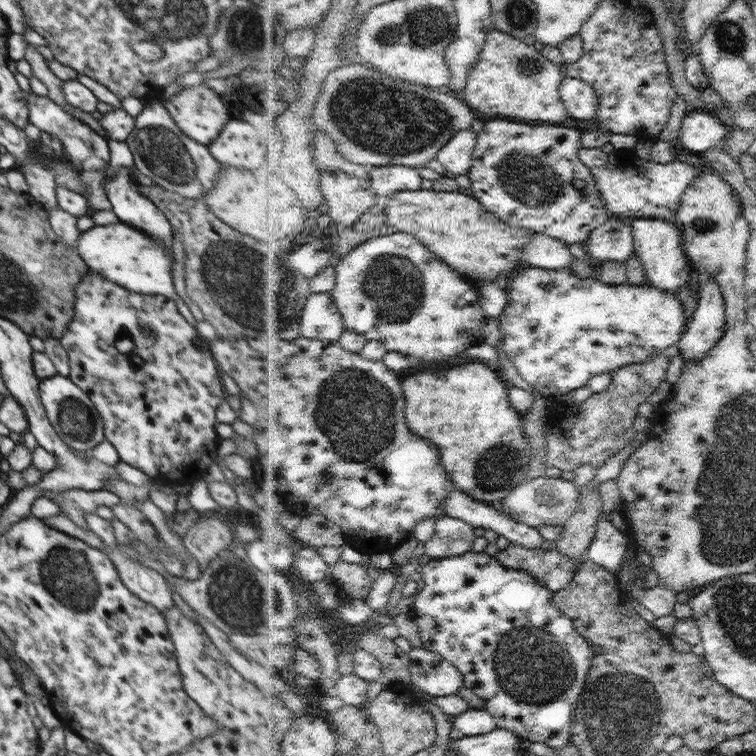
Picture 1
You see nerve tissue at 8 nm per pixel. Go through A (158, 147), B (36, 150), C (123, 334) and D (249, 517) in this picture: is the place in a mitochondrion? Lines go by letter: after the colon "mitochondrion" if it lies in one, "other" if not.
A: mitochondrion
B: other
C: other
D: other

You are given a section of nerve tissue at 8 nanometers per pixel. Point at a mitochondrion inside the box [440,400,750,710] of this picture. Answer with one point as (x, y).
(532, 668)

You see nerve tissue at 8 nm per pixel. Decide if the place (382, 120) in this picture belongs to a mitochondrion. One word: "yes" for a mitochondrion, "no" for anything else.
yes

